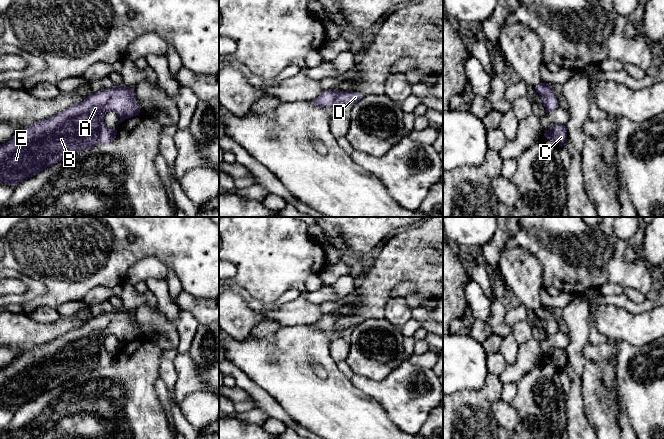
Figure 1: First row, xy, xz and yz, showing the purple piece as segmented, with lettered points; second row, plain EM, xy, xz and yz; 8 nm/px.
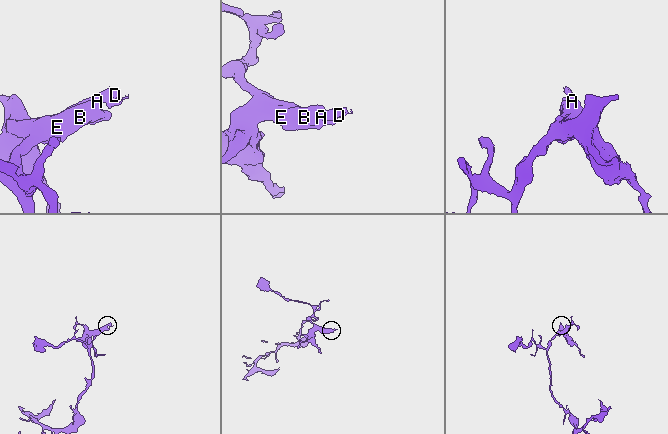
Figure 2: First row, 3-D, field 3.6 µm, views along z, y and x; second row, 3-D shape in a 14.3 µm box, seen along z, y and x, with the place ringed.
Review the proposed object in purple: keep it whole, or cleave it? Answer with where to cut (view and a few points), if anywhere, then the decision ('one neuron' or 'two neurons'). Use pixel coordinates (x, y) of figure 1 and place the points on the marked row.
cut none; one neuron

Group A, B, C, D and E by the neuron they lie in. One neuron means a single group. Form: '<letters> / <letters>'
A B C D E

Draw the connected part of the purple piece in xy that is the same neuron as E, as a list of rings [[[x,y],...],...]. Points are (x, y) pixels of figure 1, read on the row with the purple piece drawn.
[[[115,85],[112,89],[94,92],[83,102],[25,127],[7,143],[0,145],[0,183],[15,186],[80,150],[91,150],[95,146],[113,141],[117,130],[105,124],[106,112],[116,112],[122,122],[139,115],[140,109],[134,88]]]

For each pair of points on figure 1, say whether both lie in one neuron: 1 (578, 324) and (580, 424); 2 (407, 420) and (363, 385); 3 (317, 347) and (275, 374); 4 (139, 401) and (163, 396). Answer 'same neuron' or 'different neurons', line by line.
1: same neuron
2: same neuron
3: same neuron
4: different neurons

